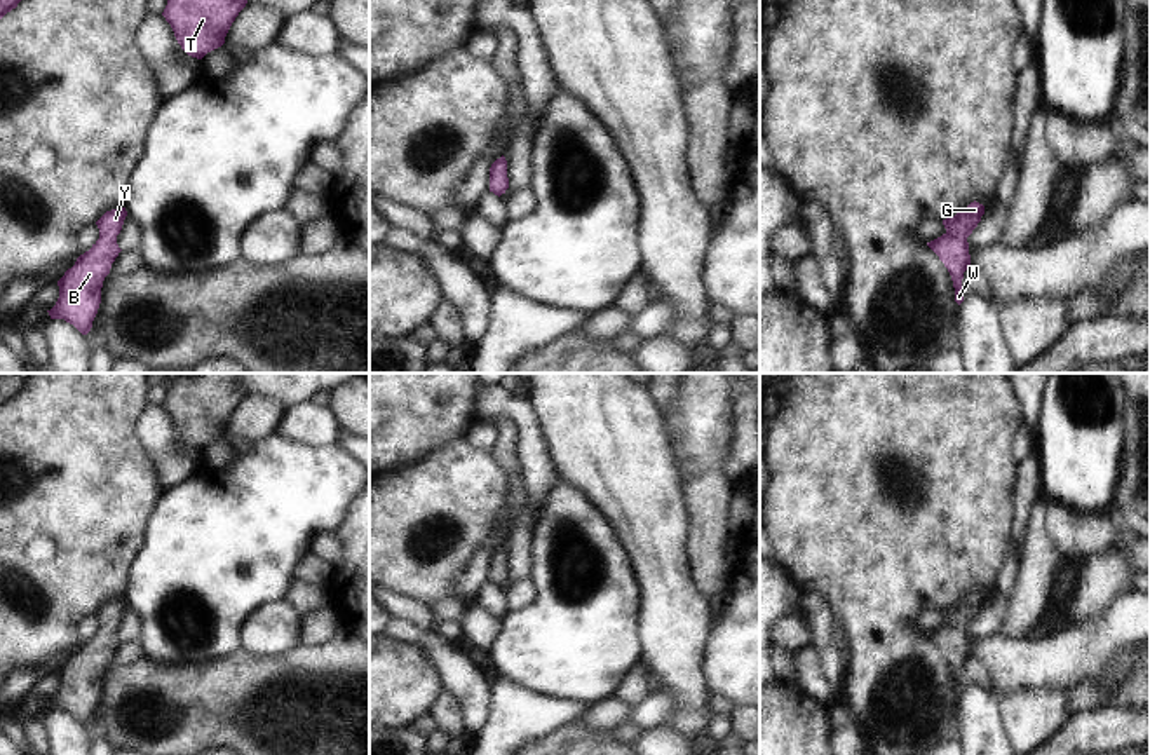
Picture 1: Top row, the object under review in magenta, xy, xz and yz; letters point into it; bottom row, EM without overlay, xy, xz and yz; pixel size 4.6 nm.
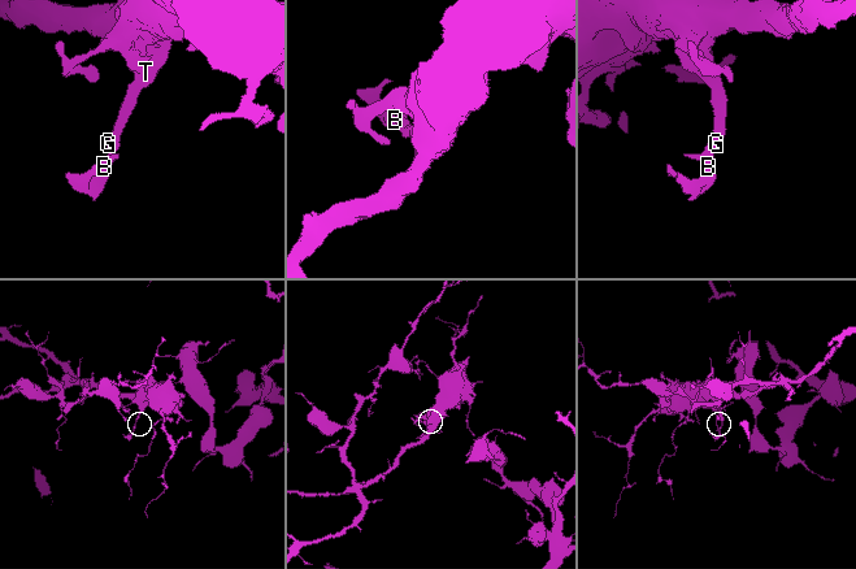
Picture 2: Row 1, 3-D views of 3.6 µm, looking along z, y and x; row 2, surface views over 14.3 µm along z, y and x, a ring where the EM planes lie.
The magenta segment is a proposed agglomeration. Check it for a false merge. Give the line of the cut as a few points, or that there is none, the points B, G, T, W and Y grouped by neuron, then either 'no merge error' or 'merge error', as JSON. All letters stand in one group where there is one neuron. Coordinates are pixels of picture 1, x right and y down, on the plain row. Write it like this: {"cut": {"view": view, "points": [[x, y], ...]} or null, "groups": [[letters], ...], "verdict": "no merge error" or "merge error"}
{"cut": null, "groups": [["B", "G", "T", "W", "Y"]], "verdict": "no merge error"}

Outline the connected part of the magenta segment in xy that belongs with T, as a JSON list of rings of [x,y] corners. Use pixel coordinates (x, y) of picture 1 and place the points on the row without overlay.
[[[185,373],[171,380],[162,403],[181,439],[197,450],[221,438],[225,427],[246,398],[240,373]]]

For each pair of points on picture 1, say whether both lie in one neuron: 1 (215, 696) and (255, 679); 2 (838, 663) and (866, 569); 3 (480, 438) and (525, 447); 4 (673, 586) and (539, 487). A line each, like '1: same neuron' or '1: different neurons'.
1: same neuron
2: different neurons
3: different neurons
4: different neurons

